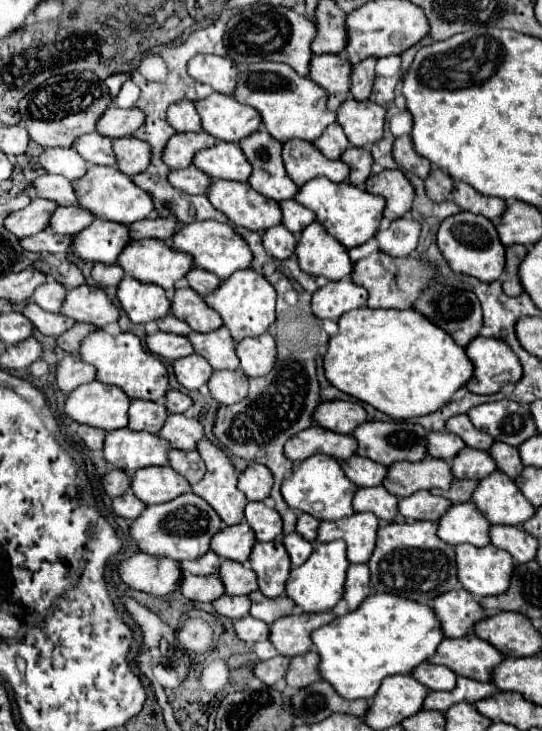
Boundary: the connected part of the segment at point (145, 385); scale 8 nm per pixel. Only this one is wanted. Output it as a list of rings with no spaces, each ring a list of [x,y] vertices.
[[[93,330],[89,336],[83,338],[79,346],[79,356],[83,362],[95,366],[97,378],[103,384],[111,384],[121,388],[131,400],[153,400],[161,402],[167,392],[167,368],[155,354],[149,354],[145,346],[139,342],[135,334],[121,332],[117,336],[107,334],[105,330]]]

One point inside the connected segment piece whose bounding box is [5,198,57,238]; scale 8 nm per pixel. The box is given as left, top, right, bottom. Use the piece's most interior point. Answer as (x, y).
(29, 220)

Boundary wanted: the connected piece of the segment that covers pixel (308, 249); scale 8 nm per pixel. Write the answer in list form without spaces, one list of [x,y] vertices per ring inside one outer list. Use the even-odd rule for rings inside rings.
[[[311,222],[297,236],[295,256],[299,268],[311,276],[325,276],[327,280],[341,280],[351,274],[353,262],[347,256],[347,248],[333,242],[317,222]]]

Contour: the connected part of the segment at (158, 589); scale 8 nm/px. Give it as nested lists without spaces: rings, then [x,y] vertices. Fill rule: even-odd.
[[[133,554],[131,558],[123,560],[117,566],[119,578],[133,590],[153,594],[153,596],[165,596],[169,592],[175,592],[181,580],[181,570],[177,570],[179,562],[173,562],[171,558],[149,558],[149,554]]]

